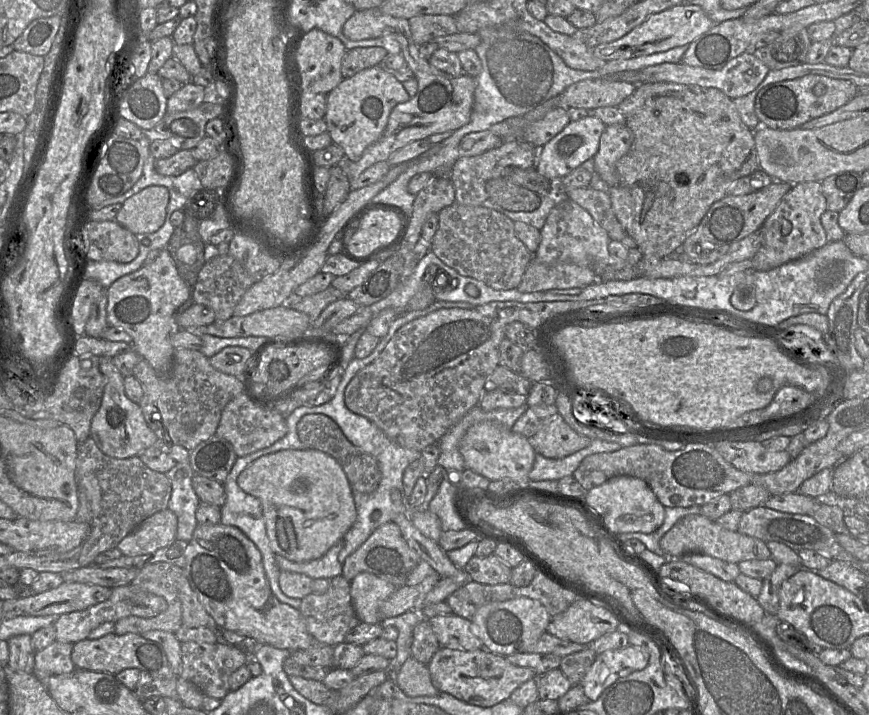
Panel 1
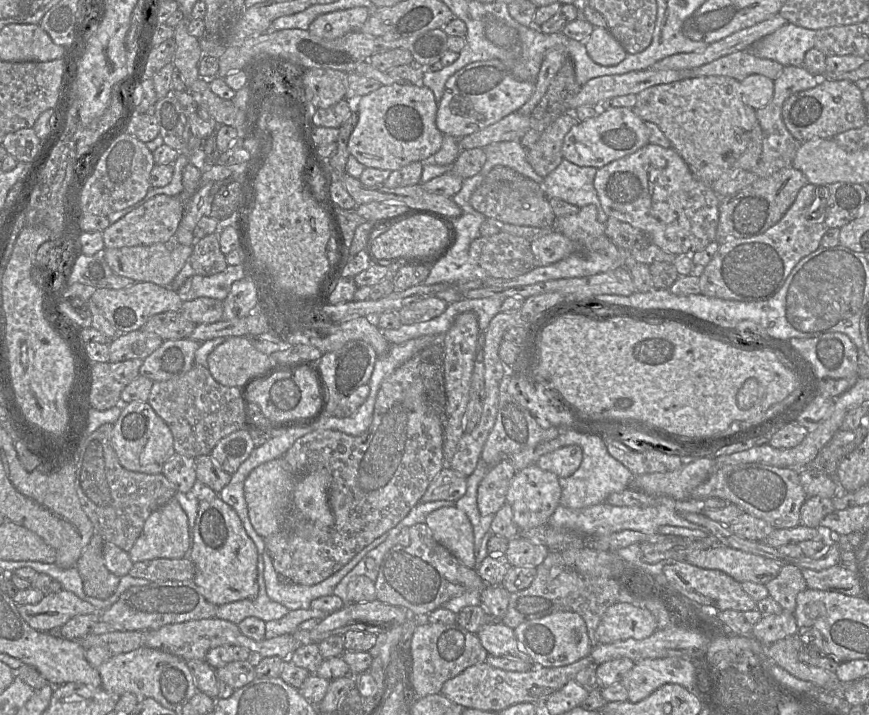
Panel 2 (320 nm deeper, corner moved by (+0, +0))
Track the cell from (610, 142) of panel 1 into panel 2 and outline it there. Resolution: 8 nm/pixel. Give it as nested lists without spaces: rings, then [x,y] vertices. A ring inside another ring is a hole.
[[[648,143],[636,152],[599,168],[594,179],[603,210],[609,217],[629,223],[649,236],[662,250],[675,254],[693,254],[715,241],[719,220],[718,196],[711,185],[694,177],[683,158],[671,147]]]

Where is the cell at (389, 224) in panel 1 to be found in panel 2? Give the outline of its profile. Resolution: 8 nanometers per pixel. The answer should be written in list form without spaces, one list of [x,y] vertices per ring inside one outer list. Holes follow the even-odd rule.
[[[418,214],[393,224],[389,230],[377,235],[372,243],[372,252],[375,257],[383,259],[428,261],[440,254],[451,239],[452,231],[447,224],[429,215]]]

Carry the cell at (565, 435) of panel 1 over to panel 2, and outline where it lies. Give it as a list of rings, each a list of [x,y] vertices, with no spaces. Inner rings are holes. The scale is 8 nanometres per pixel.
[[[569,445],[558,448],[542,455],[537,465],[546,471],[553,472],[559,478],[569,477],[580,467],[583,452],[578,445]]]

